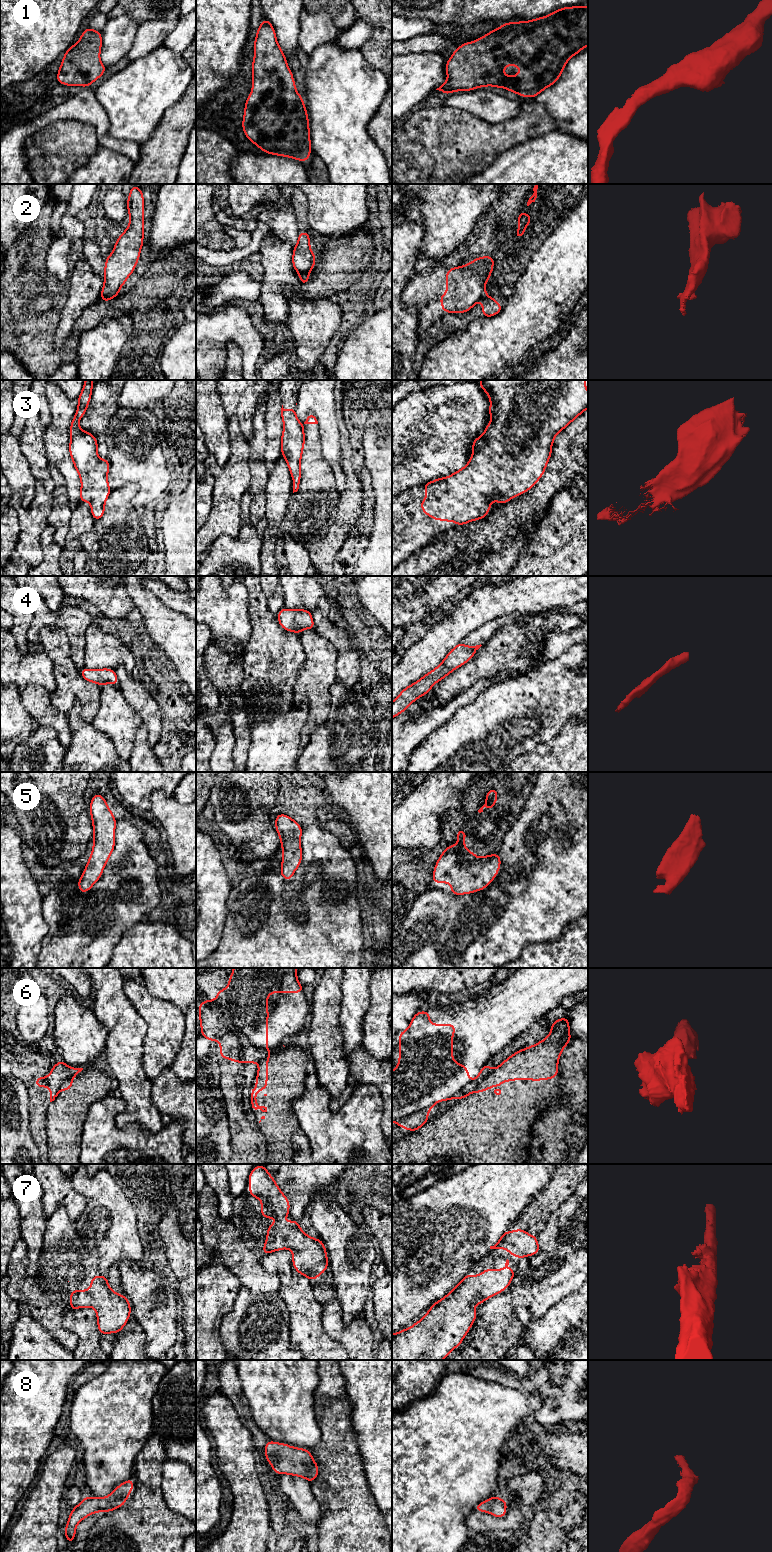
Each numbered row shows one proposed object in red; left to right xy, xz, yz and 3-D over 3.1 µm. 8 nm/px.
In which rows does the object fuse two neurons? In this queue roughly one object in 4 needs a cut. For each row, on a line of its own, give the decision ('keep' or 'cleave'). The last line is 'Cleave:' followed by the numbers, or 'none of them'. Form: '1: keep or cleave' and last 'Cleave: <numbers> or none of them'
1: keep
2: cleave
3: keep
4: keep
5: keep
6: cleave
7: keep
8: keep
Cleave: 2, 6

